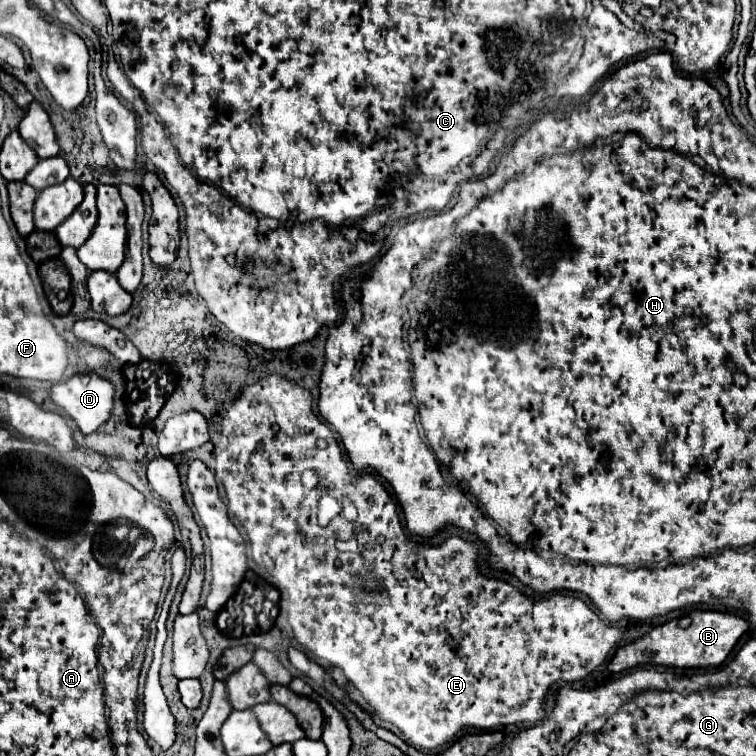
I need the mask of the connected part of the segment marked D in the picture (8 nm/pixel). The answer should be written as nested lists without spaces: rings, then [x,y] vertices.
[[[96,373],[74,375],[72,379],[54,385],[50,399],[76,421],[84,435],[88,435],[110,419],[114,385]]]

